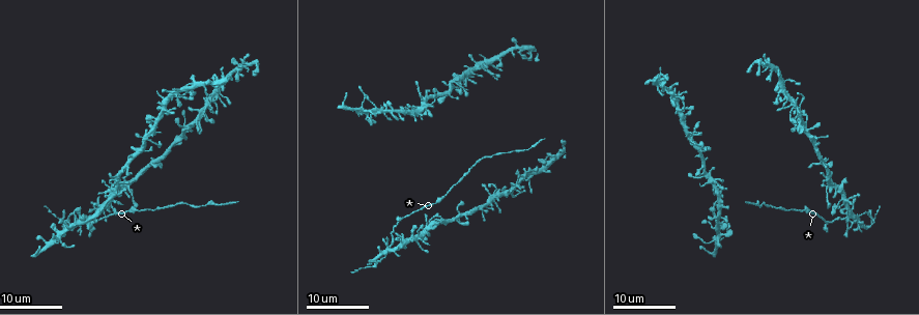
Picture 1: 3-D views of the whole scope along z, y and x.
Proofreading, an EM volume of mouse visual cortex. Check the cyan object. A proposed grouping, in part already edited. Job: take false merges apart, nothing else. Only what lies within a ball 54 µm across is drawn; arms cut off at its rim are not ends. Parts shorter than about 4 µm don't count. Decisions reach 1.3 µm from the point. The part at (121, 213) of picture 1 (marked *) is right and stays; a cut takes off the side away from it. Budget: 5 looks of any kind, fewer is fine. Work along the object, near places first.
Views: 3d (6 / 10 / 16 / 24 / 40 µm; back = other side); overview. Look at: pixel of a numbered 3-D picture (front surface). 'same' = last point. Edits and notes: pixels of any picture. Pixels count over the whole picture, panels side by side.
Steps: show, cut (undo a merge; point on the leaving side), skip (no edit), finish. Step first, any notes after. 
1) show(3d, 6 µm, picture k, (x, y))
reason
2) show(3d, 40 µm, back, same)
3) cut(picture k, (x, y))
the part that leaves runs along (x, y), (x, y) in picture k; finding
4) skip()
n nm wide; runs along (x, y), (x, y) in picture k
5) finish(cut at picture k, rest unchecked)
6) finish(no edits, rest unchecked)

show(3d, 16 µm, picture 1, (127, 186))
small branch off a trunk

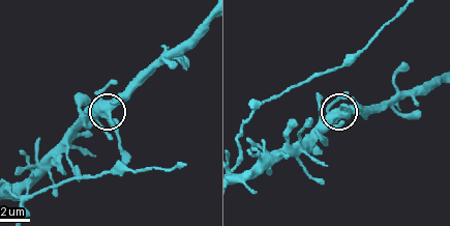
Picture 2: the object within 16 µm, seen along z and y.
show(3d, 6 µm, picture 2, (110, 112))

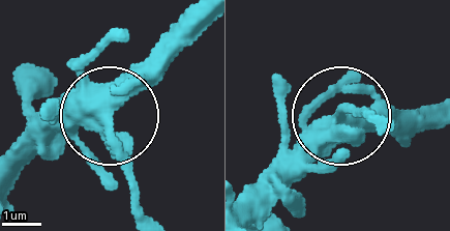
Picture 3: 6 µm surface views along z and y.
skip()
4 arms; one cell here

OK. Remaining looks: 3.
show(3d, 24 µm, picture 1, (391, 243))

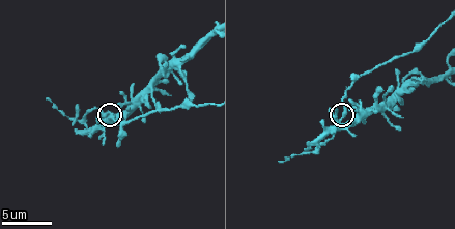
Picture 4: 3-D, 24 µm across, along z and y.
show(3d, 10 µm, picture 4, (341, 115))

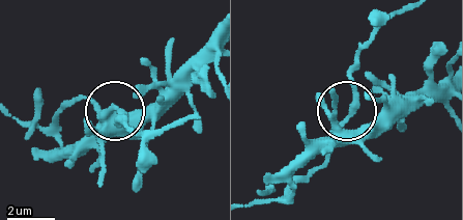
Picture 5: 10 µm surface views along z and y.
skip()
one cell here

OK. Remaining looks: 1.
finish(no edits, rest unchecked)

